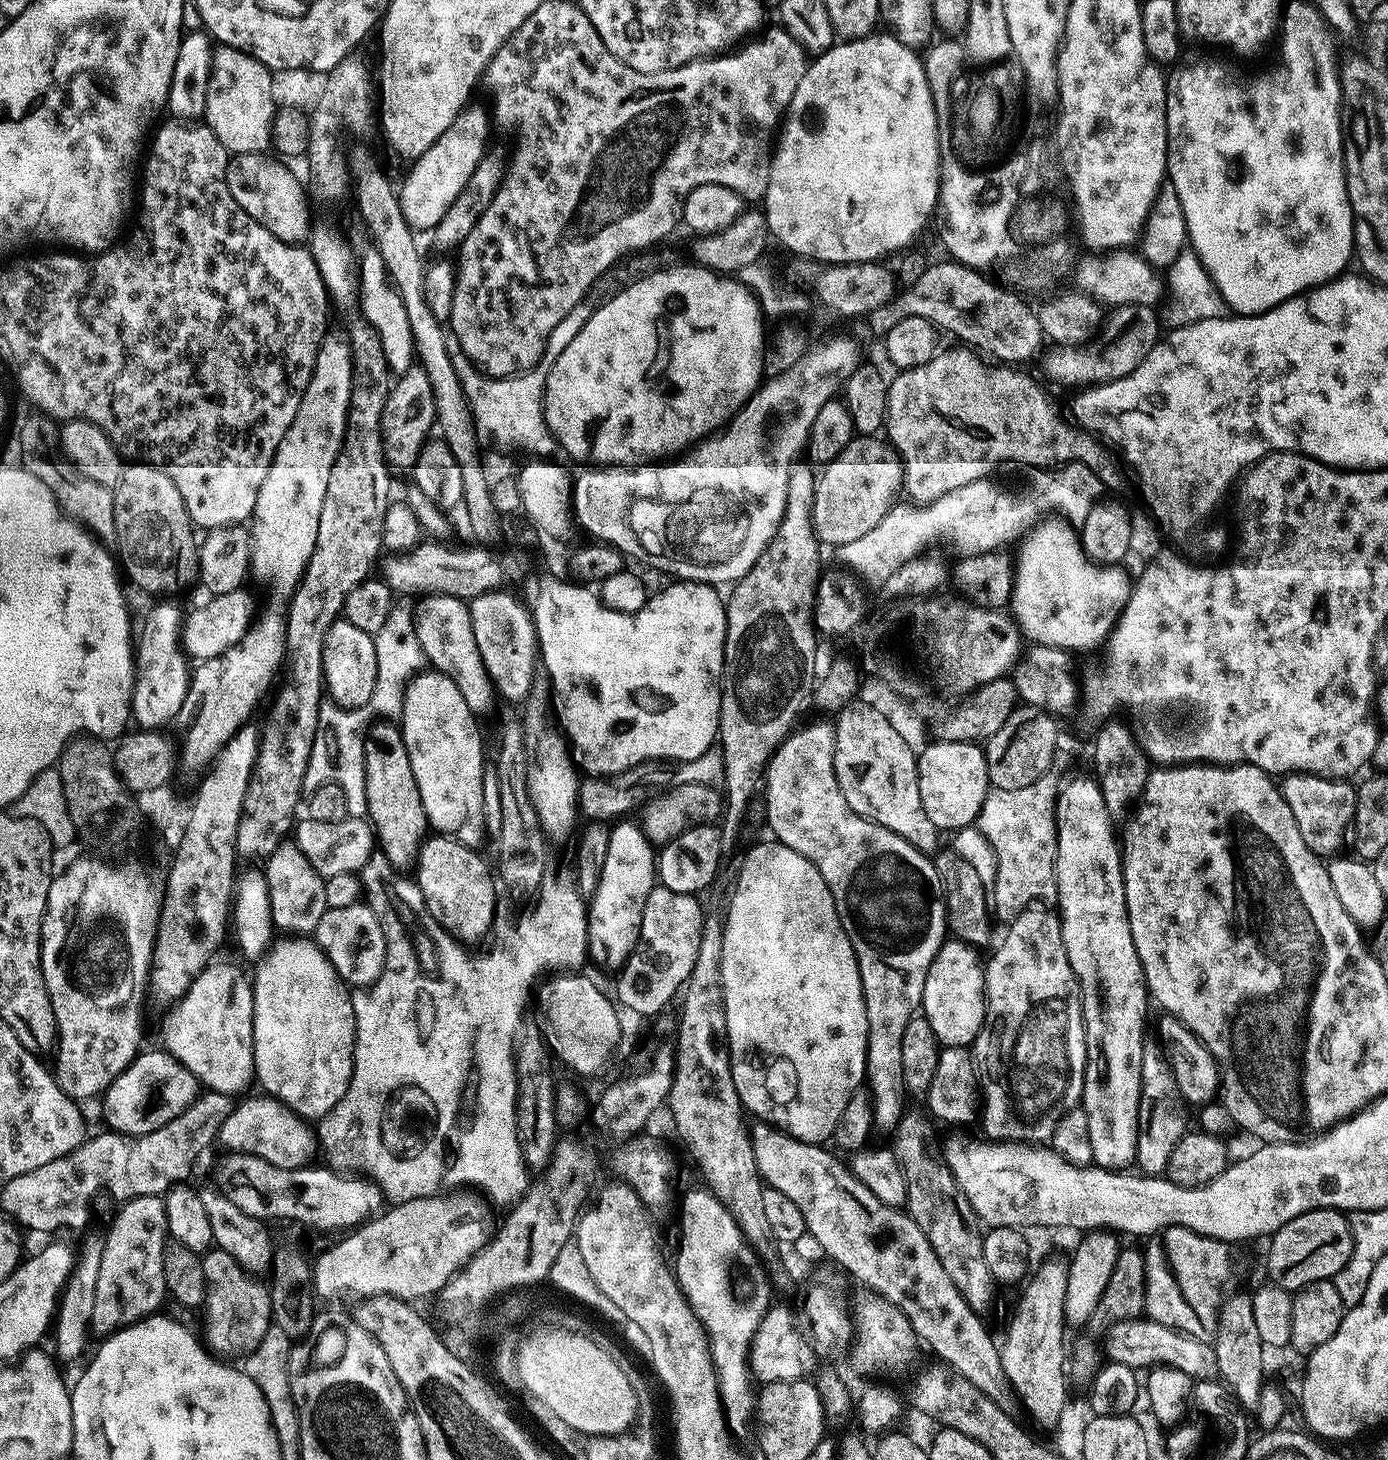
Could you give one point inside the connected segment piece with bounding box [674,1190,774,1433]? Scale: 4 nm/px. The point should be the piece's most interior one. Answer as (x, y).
(727, 1285)

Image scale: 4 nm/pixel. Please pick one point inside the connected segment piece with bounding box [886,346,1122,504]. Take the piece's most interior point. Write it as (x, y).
(953, 420)

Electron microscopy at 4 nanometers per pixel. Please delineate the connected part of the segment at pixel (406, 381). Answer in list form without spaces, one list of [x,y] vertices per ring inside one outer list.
[[[413,366],[397,380],[400,381],[397,384],[395,381],[388,389],[386,406],[382,410],[380,435],[384,437],[384,459],[389,465],[393,469],[411,470],[429,439],[428,431],[433,431],[436,424],[435,398],[427,372],[421,366]]]

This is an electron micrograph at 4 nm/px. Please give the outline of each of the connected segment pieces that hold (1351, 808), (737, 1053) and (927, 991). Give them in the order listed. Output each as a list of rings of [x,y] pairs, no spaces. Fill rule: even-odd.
[[[1303,774],[1285,775],[1278,785],[1282,798],[1286,798],[1286,806],[1290,806],[1290,814],[1294,814],[1294,822],[1298,822],[1302,842],[1310,846],[1315,856],[1335,857],[1339,853],[1336,851],[1343,846],[1344,840],[1346,844],[1350,836],[1356,813],[1356,788],[1348,780],[1327,780]]]
[[[771,842],[772,844],[758,844],[750,849],[741,862],[740,868],[736,872],[736,882],[730,893],[728,907],[724,918],[724,941],[722,942],[722,982],[724,983],[724,1001],[726,1002],[726,1030],[728,1031],[728,1053],[732,1059],[732,1073],[734,1074],[734,1086],[740,1095],[740,1102],[744,1105],[749,1113],[752,1112],[764,1122],[771,1122],[781,1132],[787,1132],[795,1140],[805,1140],[807,1144],[823,1145],[825,1142],[831,1141],[836,1135],[836,1127],[842,1118],[842,1110],[846,1110],[846,1102],[850,1102],[850,1098],[855,1092],[861,1091],[862,1085],[866,1080],[868,1071],[868,1023],[866,1022],[866,1002],[862,994],[862,982],[860,981],[860,971],[858,970],[858,962],[854,950],[850,946],[850,938],[846,938],[846,930],[842,930],[842,922],[838,918],[838,910],[834,906],[834,898],[830,894],[830,886],[826,886],[826,882],[822,878],[822,874],[818,874],[818,870],[806,858],[802,858],[802,854],[798,854],[794,850],[790,850],[790,846],[779,842]]]
[[[954,938],[945,939],[943,946],[938,950],[930,970],[926,974],[926,986],[924,987],[924,1003],[922,1015],[926,1022],[930,1022],[930,1030],[934,1032],[937,1040],[944,1048],[963,1048],[971,1045],[979,1036],[981,1028],[986,1024],[986,1001],[984,998],[984,969],[982,960],[976,956],[967,944],[961,944]]]

